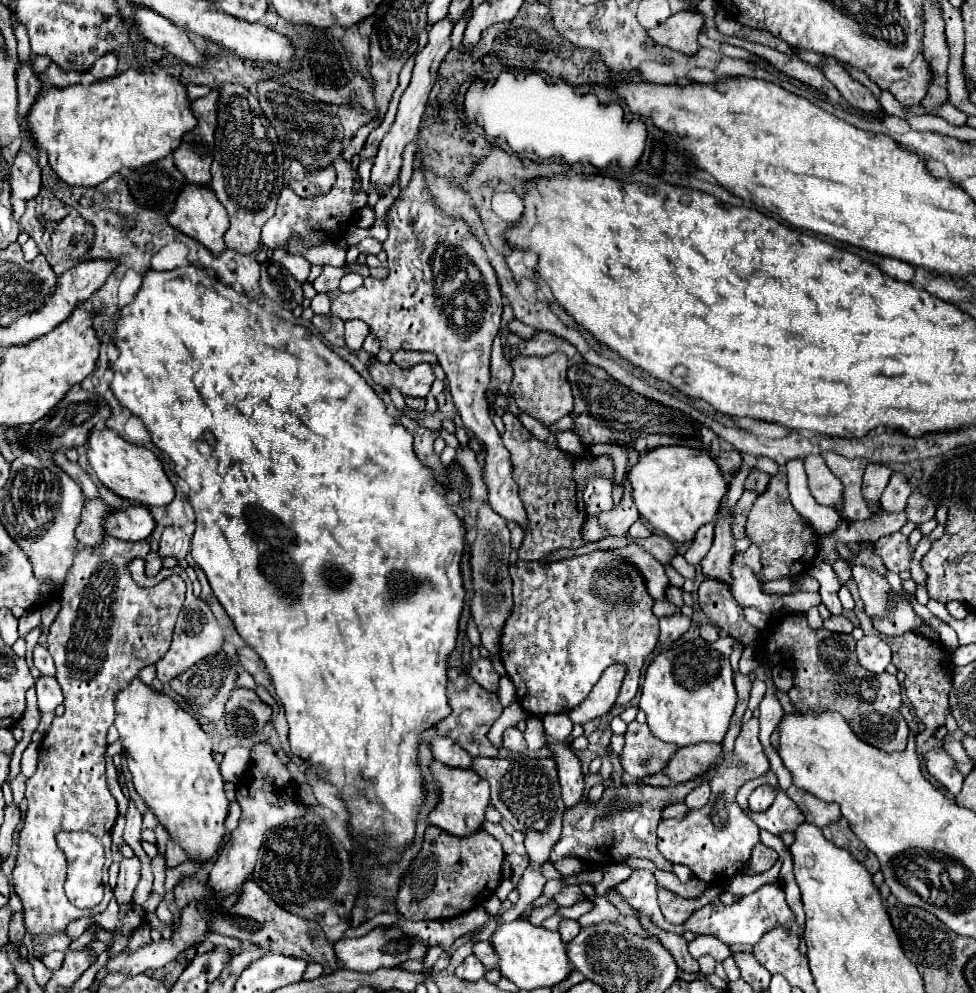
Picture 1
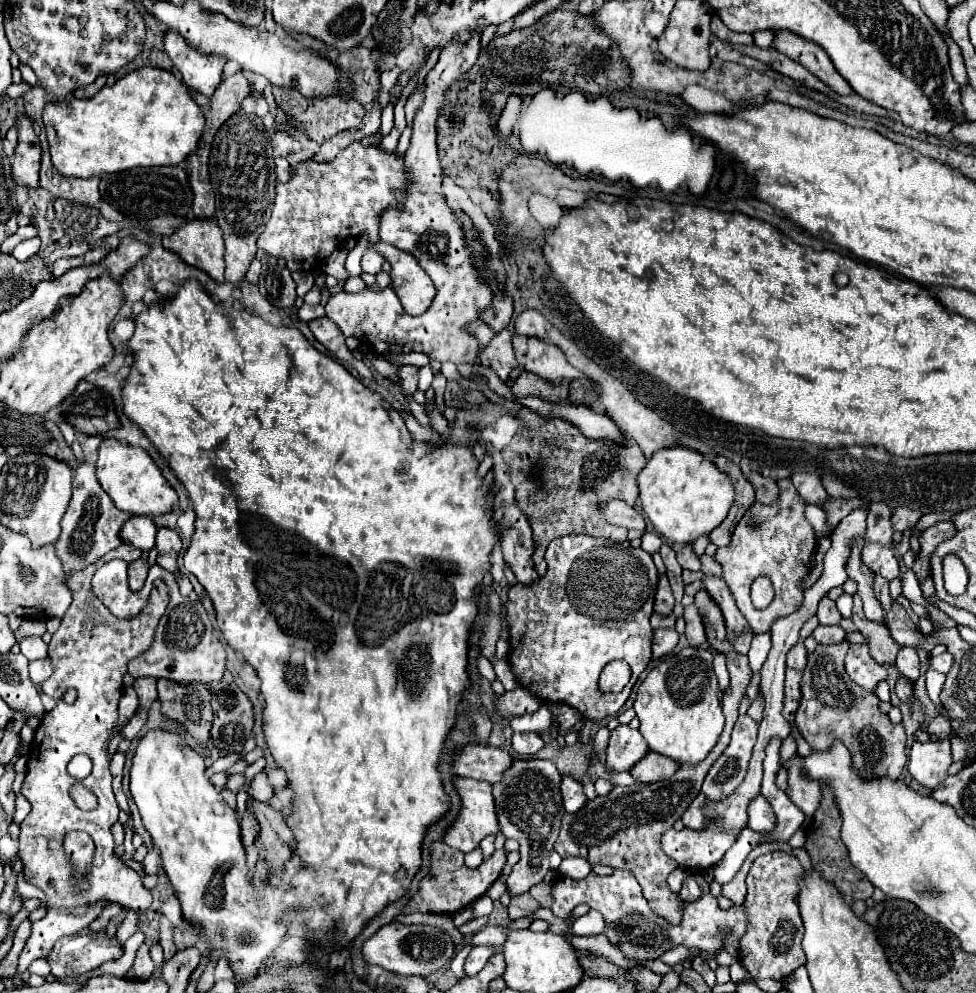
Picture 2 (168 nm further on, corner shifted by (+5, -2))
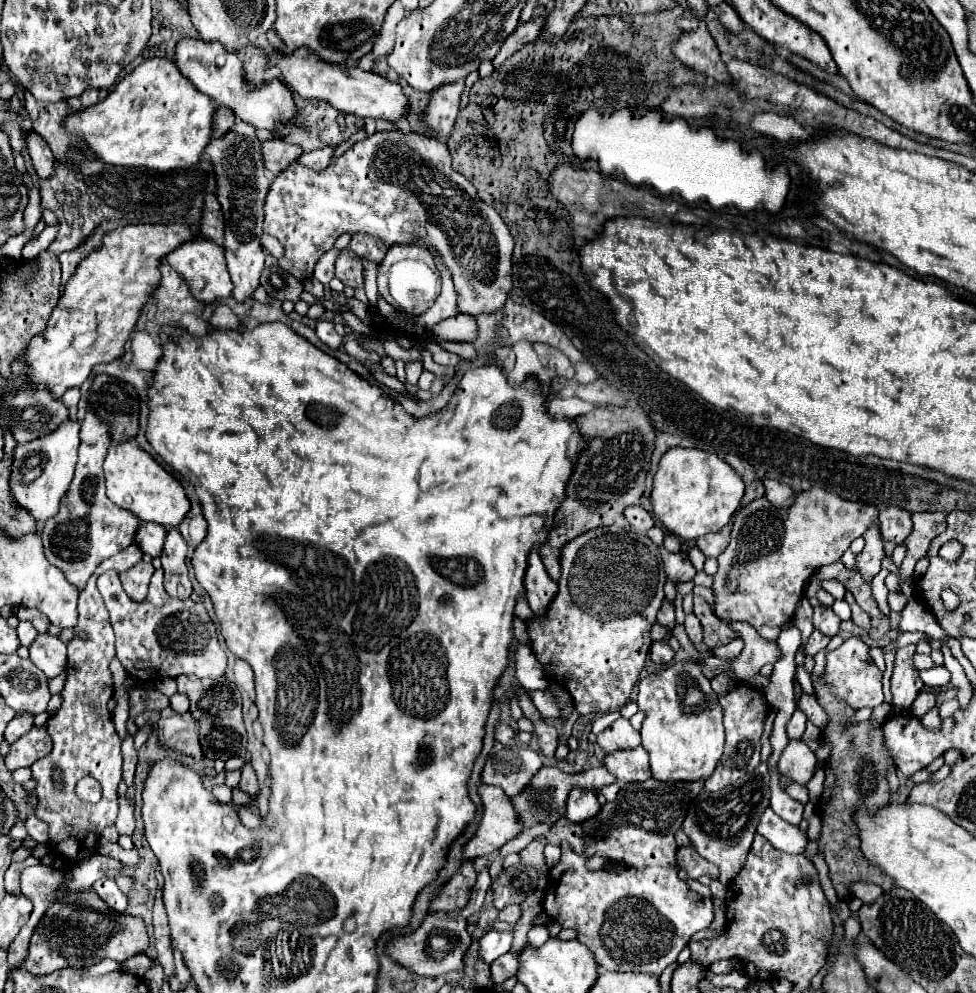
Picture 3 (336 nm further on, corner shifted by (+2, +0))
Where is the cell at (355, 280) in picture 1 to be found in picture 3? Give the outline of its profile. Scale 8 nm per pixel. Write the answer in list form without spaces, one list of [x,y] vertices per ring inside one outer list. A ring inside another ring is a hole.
[[[374,132],[322,172],[292,162],[270,186],[264,202],[264,230],[278,238],[284,248],[280,266],[298,280],[312,276],[314,264],[340,234],[366,230],[378,234],[388,246],[410,246],[420,238],[436,250],[452,274],[462,314],[500,310],[512,288],[514,240],[504,220],[452,168],[446,144],[416,132]],[[406,188],[416,188],[416,194]],[[286,214],[292,220],[286,220]]]

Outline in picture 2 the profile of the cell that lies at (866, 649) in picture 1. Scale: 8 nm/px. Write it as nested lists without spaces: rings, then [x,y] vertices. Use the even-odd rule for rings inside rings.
[[[851,644],[845,656],[845,670],[851,680],[867,690],[875,690],[877,682],[887,678],[885,666],[877,664],[869,652],[867,644]]]

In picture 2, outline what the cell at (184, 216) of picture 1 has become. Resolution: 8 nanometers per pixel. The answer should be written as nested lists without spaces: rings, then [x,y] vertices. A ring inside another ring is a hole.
[[[187,218],[171,236],[163,236],[163,244],[179,252],[187,264],[205,270],[215,282],[223,282],[223,232],[217,220]]]

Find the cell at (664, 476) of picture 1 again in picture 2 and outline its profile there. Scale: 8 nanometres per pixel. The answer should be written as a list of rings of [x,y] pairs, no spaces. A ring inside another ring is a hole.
[[[683,446],[663,448],[655,452],[647,466],[641,470],[637,484],[643,514],[653,524],[655,532],[673,544],[693,542],[701,534],[717,528],[725,520],[733,500],[729,476],[697,450]]]

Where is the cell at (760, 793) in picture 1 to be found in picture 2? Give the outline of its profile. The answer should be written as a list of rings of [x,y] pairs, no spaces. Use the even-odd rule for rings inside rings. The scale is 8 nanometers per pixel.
[[[763,794],[751,800],[747,816],[749,816],[749,828],[753,828],[755,832],[771,832],[771,828],[775,826],[775,814]]]

